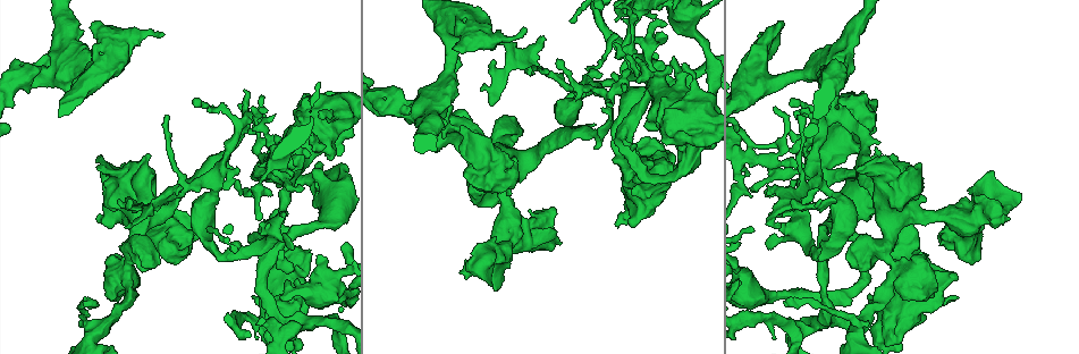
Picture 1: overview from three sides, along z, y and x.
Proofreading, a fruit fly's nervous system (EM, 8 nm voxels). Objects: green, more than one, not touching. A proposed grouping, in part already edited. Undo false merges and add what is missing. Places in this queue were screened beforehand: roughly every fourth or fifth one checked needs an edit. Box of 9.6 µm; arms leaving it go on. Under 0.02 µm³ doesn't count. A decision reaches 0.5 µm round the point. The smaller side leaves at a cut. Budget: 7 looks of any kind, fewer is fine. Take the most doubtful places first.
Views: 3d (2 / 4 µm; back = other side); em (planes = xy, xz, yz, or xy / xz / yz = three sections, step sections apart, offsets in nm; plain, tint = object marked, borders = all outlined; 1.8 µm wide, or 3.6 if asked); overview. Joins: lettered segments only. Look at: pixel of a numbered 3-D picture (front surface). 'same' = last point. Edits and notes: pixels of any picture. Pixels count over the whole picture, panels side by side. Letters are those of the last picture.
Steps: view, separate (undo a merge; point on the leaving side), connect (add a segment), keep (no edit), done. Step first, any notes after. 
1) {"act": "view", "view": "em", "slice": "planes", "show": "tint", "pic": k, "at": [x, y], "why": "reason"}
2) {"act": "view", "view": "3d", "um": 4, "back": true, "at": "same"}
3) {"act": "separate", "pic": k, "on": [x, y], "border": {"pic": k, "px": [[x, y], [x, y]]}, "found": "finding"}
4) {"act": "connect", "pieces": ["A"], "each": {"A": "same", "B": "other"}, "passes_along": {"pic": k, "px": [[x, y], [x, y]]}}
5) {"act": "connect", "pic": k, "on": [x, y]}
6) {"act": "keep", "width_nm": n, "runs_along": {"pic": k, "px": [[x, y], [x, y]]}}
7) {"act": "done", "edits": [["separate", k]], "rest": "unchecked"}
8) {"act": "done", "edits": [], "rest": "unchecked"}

{"act": "view", "view": "3d", "um": 2, "pic": 1, "at": [818, 326], "why": "sharp bend"}

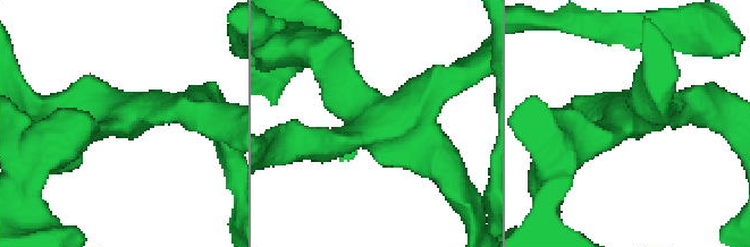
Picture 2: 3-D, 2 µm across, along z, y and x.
{"act": "view", "view": "em", "slice": "planes", "show": "borders", "pic": 2, "at": [636, 117], "arms": 4}

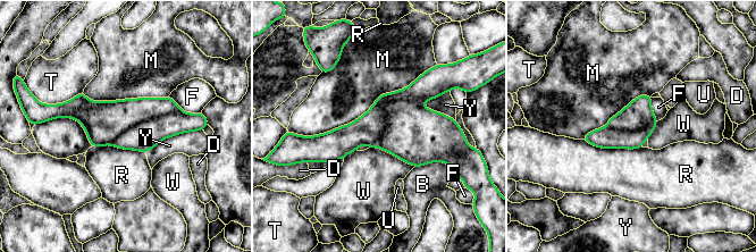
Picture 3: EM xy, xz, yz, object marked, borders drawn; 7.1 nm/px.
{"act": "keep", "each": {"B": "other", "D": "other", "F": "other", "M": "other", "R": "other", "T": "other", "U": "other", "W": "other", "Y": "other"}, "border": {"pic": 3, "px": [[370, 146], [386, 150], [414, 166]]}, "found": "one neuron here"}

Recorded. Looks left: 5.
{"act": "view", "view": "3d", "um": 2, "pic": 1, "at": [820, 77], "why": "closes a loop"}

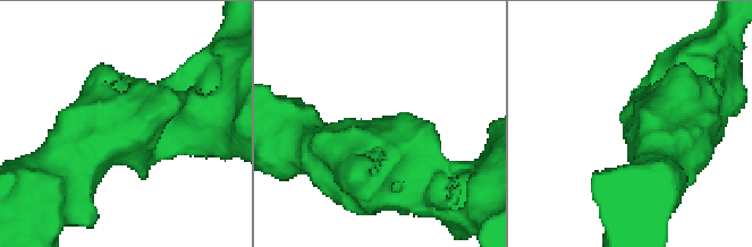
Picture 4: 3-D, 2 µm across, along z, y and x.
{"act": "view", "view": "em", "slice": "xy", "step": 16, "show": "tint", "pic": 4, "at": [643, 134]}

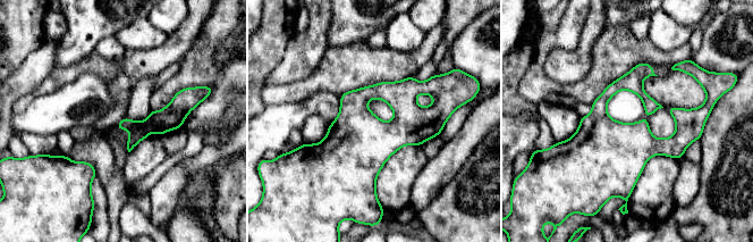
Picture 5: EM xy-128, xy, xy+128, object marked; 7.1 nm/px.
{"act": "view", "view": "em", "slice": "planes", "show": "borders", "at": "same"}

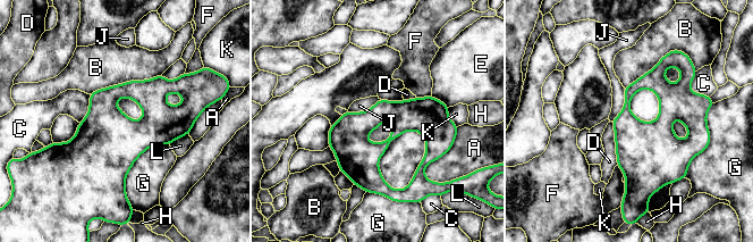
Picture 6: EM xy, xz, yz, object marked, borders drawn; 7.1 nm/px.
{"act": "keep", "longest_contact_nm": ["B", 550], "each": {"A": "other", "B": "other", "C": "other", "D": "other", "E": "other", "F": "other", "G": "other", "H": "other", "J": "other", "K": "other", "L": "other"}, "border": {"pic": 6, "px": [[624, 88], [623, 109], [611, 122]]}, "found": "one neuron here"}

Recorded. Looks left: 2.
{"act": "view", "view": "3d", "um": 4, "pic": 1, "at": [92, 23], "why": "branch stops here"}

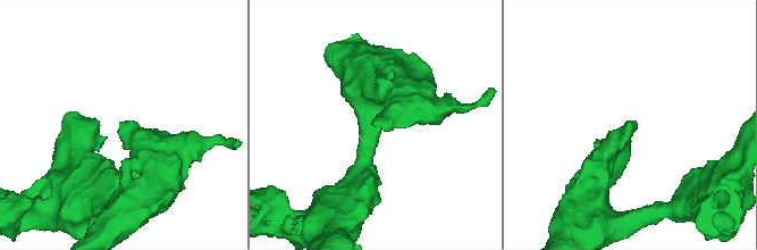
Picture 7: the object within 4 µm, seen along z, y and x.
{"act": "view", "view": "em", "slice": "planes", "show": "borders", "pic": 7, "at": [121, 122], "why": "now the EM"}

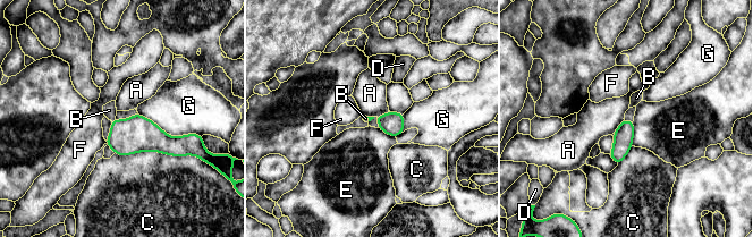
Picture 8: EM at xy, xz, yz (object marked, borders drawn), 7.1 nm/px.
{"act": "connect", "pieces": ["B"], "each": {"A": "other", "B": "same", "C": "other", "D": "other", "E": "other", "F": "other", "G": "other"}, "passes_along": {"pic": 8, "px": [[136, 134], [112, 120], [109, 110]]}, "found": "it goes on there"}

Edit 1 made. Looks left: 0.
{"act": "done", "edits": [["connect", 8]], "rest": "unchecked"}

